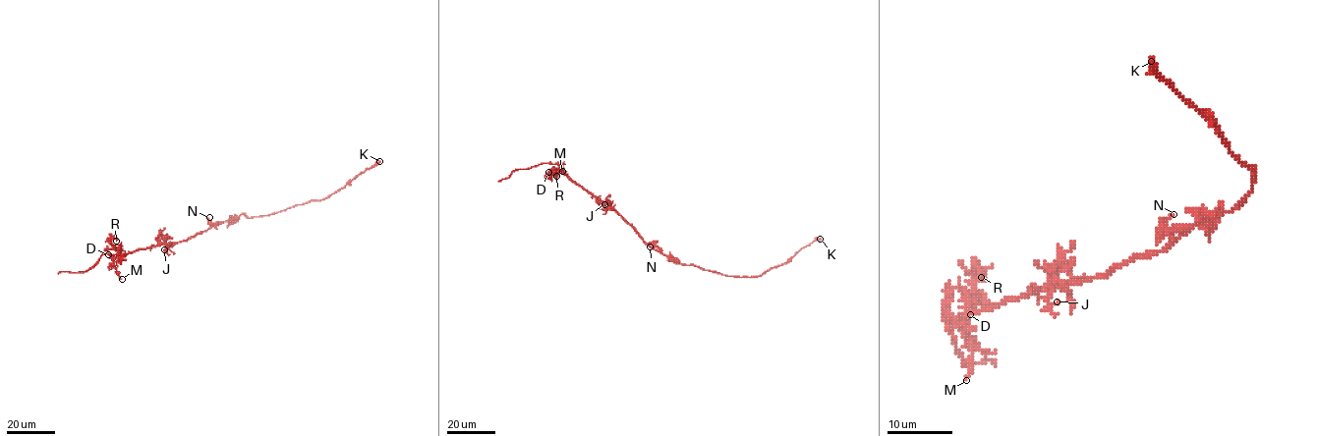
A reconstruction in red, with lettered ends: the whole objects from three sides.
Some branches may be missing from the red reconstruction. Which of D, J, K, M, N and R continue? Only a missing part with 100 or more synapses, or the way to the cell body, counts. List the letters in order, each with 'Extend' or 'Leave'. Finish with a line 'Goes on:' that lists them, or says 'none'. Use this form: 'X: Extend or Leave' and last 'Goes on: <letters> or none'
D: Leave
J: Leave
K: Leave
M: Leave
N: Leave
R: Leave
Goes on: none

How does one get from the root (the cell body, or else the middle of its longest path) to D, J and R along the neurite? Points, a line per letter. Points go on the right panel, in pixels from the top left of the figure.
D: (1178, 238), (1163, 250), (1132, 255), (1105, 275), (1009, 298), (971, 311), (965, 323), (970, 314)
J: (1178, 238), (1163, 250), (1132, 255), (1105, 275), (1080, 283), (1061, 282), (1047, 302), (1057, 301)
R: (1178, 238), (1163, 250), (1132, 255), (1105, 275), (1049, 285), (970, 311), (975, 263), (981, 277)

